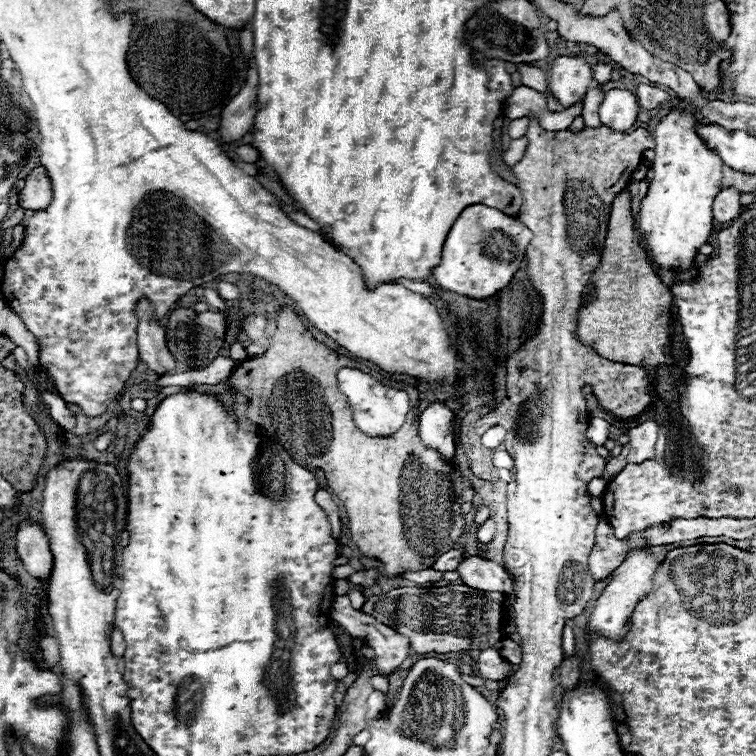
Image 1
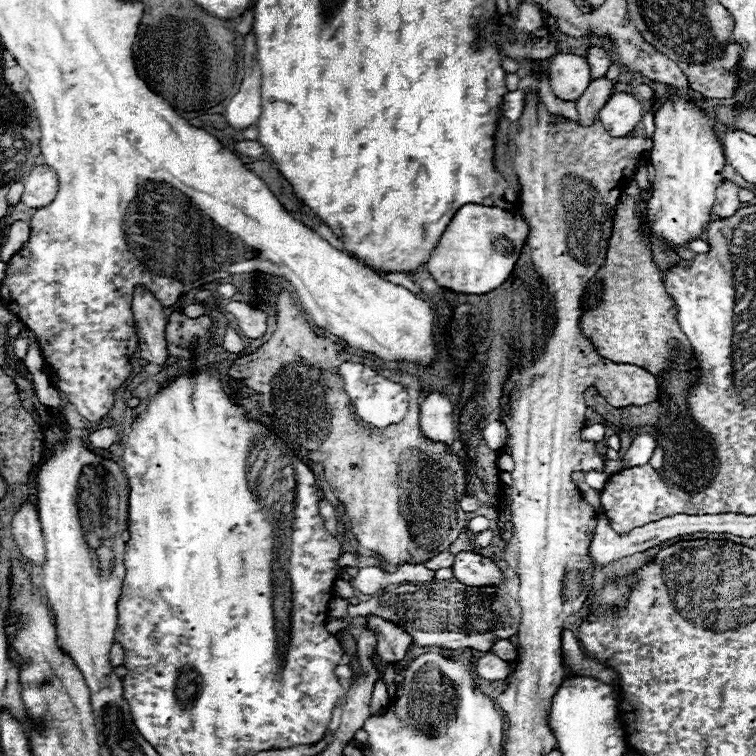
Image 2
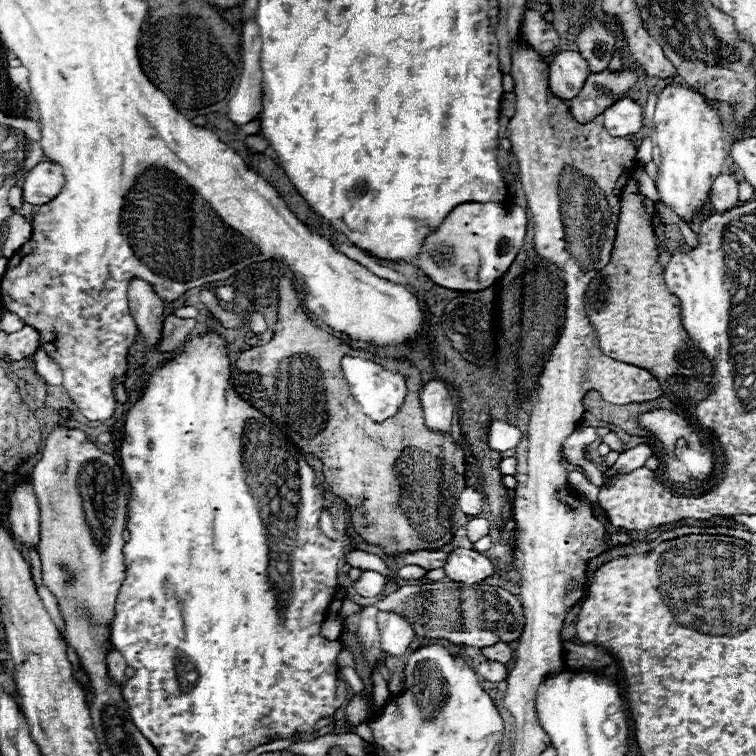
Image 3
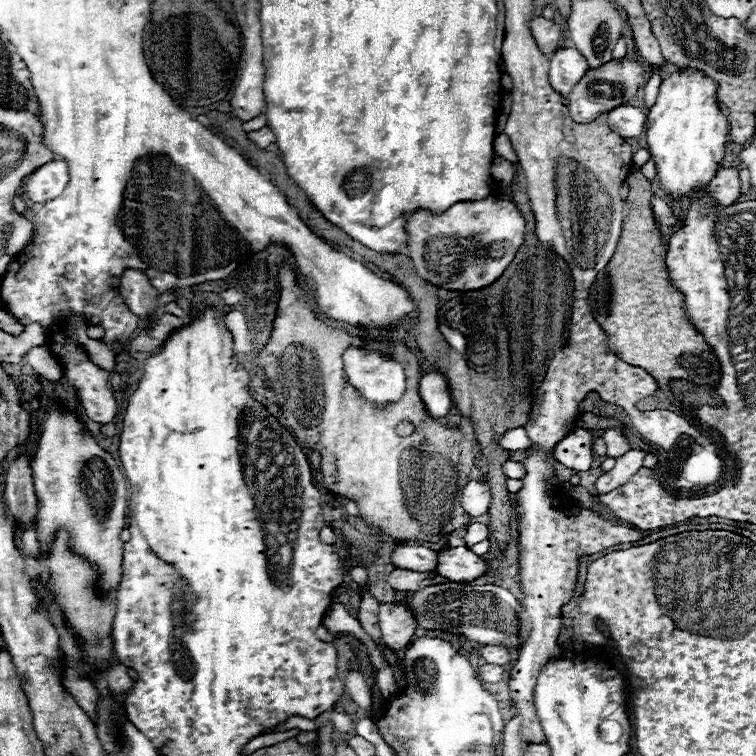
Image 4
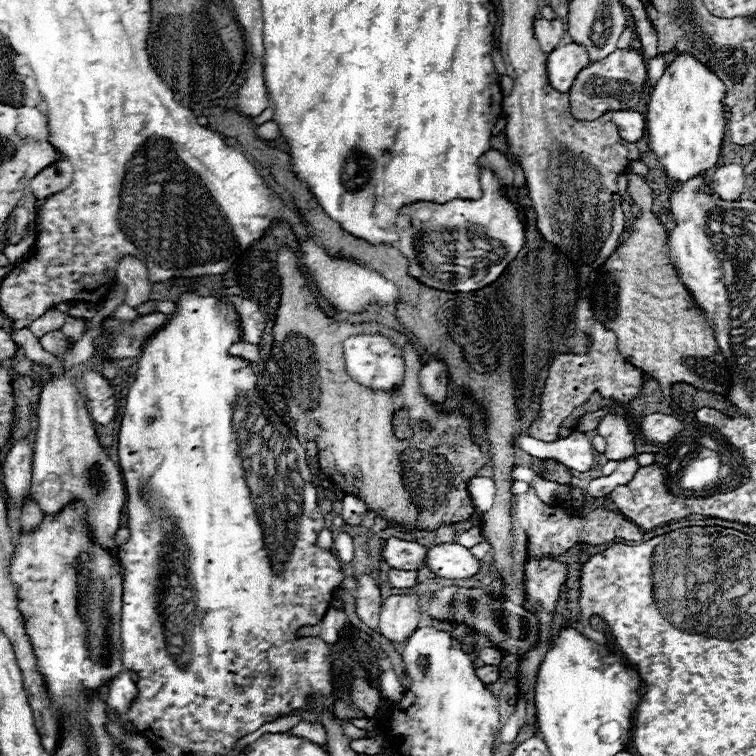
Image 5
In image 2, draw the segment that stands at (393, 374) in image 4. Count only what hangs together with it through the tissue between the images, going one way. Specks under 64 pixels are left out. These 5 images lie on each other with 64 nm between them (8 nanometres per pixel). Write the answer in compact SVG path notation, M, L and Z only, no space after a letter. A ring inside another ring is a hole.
M344 362L340 366L340 376L344 380L344 390L352 400L354 412L360 416L364 424L370 424L374 428L386 428L388 424L396 424L404 418L408 412L408 392L404 386L388 382L380 374L376 374L372 368L362 364L350 364Z

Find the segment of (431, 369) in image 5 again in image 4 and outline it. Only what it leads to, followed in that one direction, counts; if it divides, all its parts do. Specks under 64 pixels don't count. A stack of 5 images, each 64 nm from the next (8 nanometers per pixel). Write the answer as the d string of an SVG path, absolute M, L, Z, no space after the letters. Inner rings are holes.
M440 372L420 378L420 398L432 418L444 418L452 406L452 396L446 378Z

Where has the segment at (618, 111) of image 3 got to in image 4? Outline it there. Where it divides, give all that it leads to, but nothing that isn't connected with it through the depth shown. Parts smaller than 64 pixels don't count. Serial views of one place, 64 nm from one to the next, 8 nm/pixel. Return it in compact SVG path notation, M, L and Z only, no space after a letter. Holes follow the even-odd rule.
M622 104L608 112L608 126L618 136L632 138L646 130L646 114L644 114L644 110L640 110L636 106Z

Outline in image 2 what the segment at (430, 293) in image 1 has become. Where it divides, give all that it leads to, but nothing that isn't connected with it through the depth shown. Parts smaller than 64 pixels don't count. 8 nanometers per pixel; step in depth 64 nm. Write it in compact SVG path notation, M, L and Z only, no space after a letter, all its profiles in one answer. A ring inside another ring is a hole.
M379 273L379 275L394 284L404 286L406 289L410 290L413 293L419 293L420 288L409 278L406 274L400 273Z

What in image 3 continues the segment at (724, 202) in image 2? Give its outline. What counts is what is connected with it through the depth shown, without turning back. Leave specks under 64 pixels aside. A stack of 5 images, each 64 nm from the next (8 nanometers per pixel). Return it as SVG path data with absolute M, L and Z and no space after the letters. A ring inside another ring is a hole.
M722 174L714 180L710 192L710 204L718 214L726 214L728 210L738 206L738 182L730 174Z

